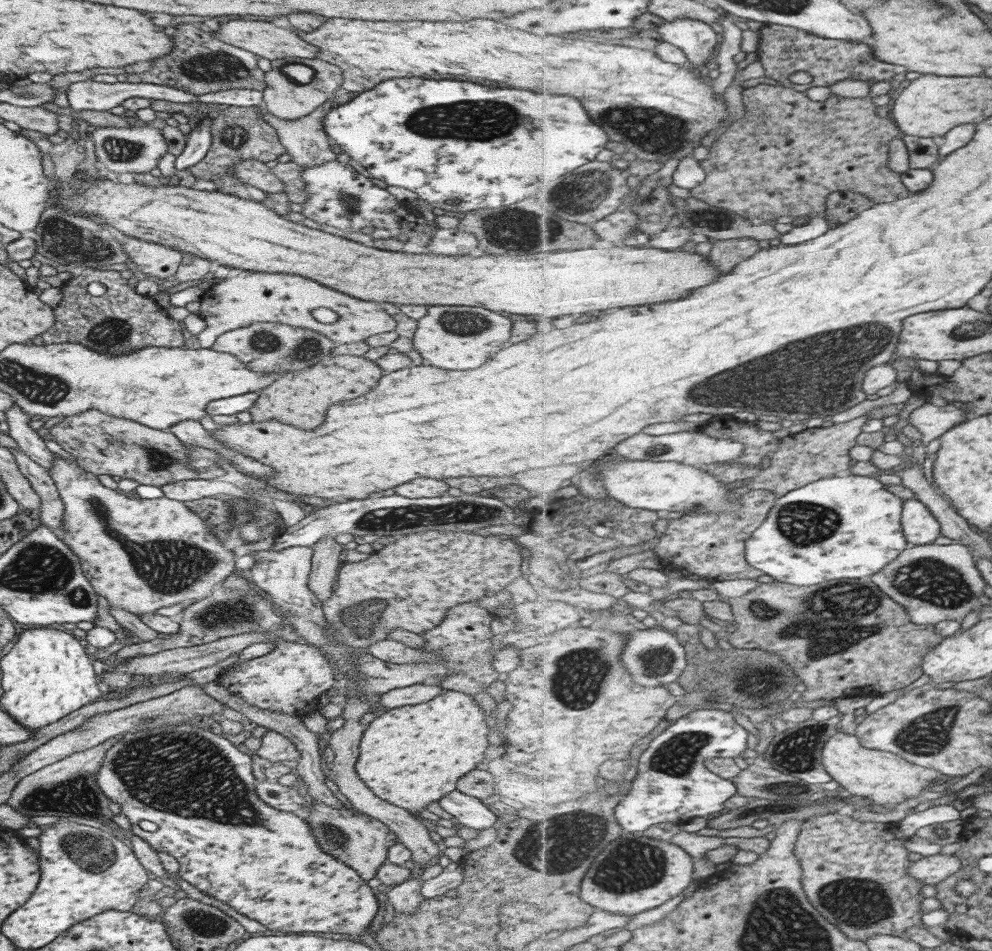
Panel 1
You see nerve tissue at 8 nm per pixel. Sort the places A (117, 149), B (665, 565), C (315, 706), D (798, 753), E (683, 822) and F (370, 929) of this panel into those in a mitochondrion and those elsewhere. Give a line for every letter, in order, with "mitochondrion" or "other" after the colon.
A: mitochondrion
B: other
C: other
D: mitochondrion
E: other
F: other

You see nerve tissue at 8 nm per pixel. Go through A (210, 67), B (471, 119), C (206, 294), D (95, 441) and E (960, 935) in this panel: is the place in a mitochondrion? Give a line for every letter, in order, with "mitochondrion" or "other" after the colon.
A: mitochondrion
B: mitochondrion
C: other
D: other
E: other

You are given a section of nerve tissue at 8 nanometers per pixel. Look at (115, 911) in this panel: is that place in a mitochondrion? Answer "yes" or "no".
no

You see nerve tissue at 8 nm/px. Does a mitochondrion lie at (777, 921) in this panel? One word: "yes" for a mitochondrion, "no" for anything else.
yes

